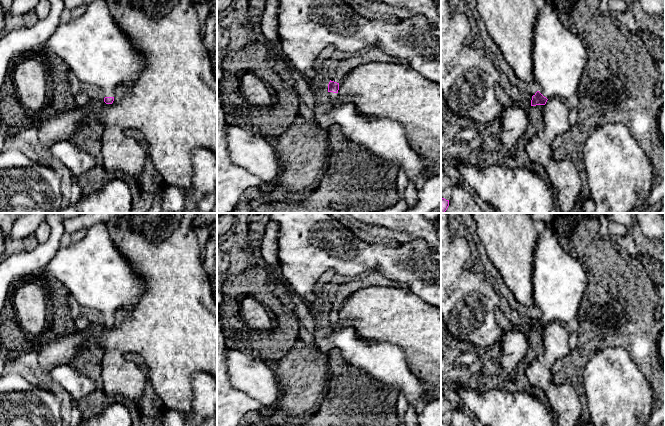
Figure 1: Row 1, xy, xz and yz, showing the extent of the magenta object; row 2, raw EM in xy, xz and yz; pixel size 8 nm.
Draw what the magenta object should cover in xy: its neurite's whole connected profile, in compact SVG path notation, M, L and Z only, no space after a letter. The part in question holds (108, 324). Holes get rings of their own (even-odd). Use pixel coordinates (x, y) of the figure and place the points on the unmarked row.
M105 224L93 225L79 242L68 247L60 247L45 267L43 274L60 282L82 307L100 312L106 328L113 327L119 311L132 311L146 289L145 278L113 244Z

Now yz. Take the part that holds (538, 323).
M551 224L537 240L531 281L538 312L531 330L545 329L549 322L567 323L578 316L587 290L586 272L578 257L564 250Z

